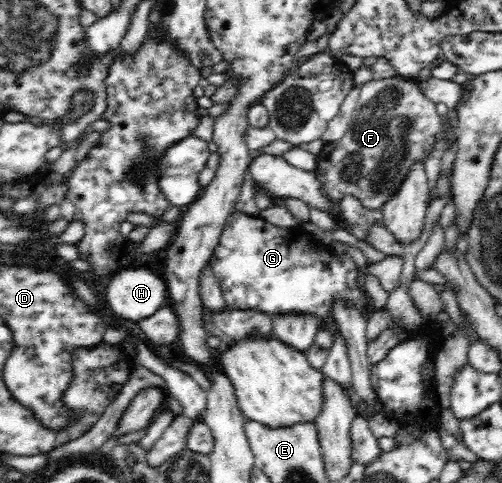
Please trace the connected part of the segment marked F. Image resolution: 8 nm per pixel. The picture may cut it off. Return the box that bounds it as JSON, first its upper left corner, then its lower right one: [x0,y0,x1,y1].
[315,75,445,209]

